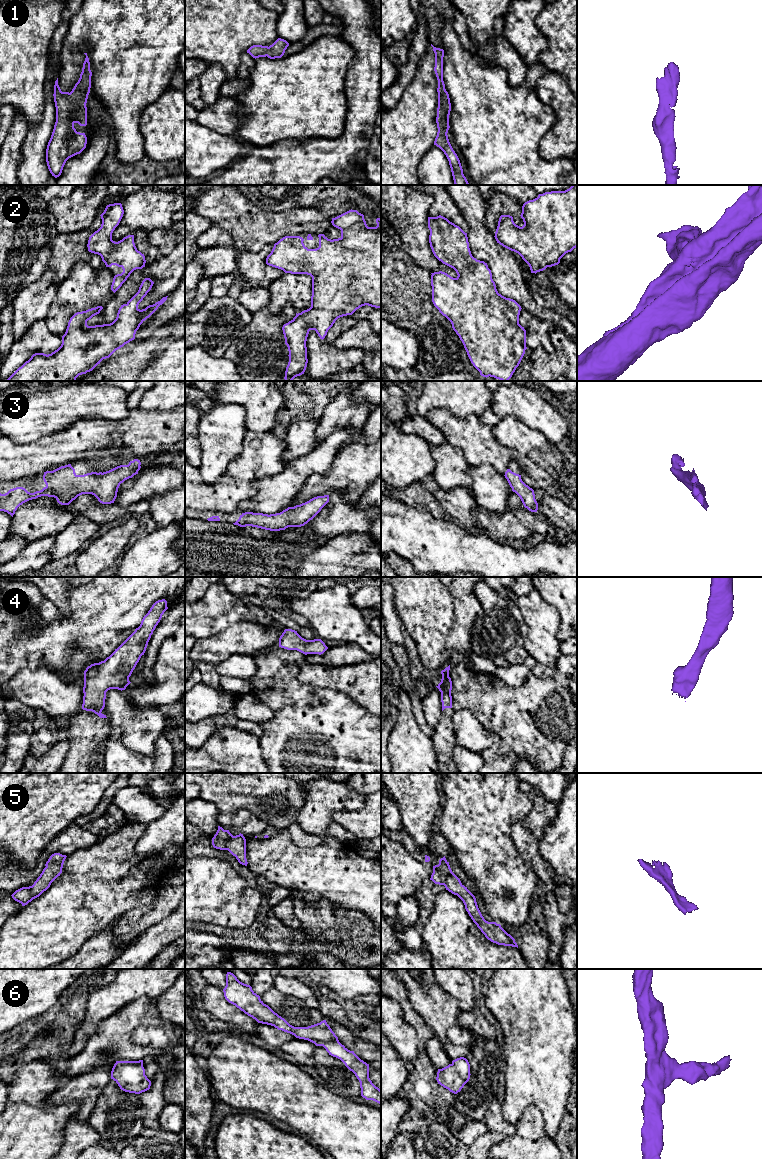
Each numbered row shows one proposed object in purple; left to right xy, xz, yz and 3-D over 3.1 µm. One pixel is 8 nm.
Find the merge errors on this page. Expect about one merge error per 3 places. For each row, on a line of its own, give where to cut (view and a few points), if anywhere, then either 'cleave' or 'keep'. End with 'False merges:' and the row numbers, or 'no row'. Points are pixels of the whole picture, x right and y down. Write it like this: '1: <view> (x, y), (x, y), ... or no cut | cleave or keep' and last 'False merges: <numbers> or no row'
1: no cut | keep
2: no cut | keep
3: no cut | keep
4: no cut | keep
5: no cut | keep
6: no cut | keep
False merges: no row

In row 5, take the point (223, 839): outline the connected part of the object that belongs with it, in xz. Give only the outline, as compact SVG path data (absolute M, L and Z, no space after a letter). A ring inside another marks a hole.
M218 826L218 830L212 838L212 845L216 849L228 850L233 856L236 857L238 862L247 866L246 859L246 839L243 834L233 836L229 830L224 830Z

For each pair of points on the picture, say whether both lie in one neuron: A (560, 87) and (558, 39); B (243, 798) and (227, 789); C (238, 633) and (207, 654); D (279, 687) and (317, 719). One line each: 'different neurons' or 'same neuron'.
A: different neurons
B: same neuron
C: same neuron
D: same neuron

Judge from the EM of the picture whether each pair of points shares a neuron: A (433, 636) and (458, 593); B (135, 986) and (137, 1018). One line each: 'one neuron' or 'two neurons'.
A: two neurons
B: two neurons

